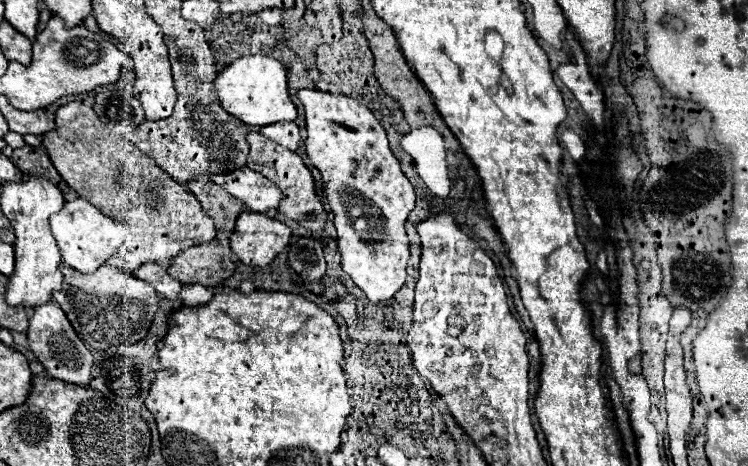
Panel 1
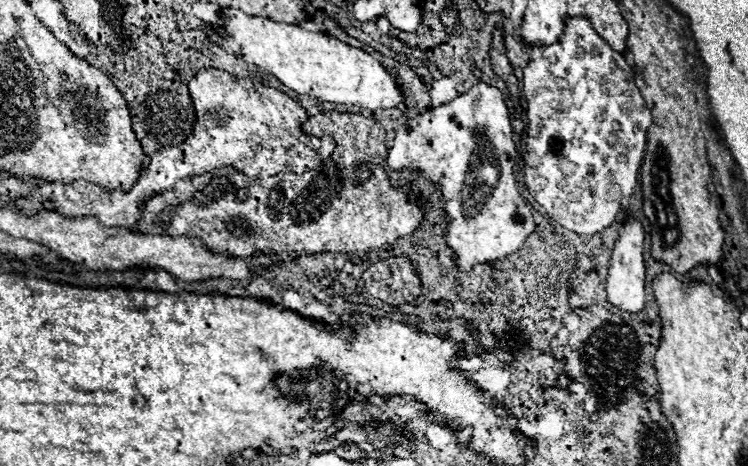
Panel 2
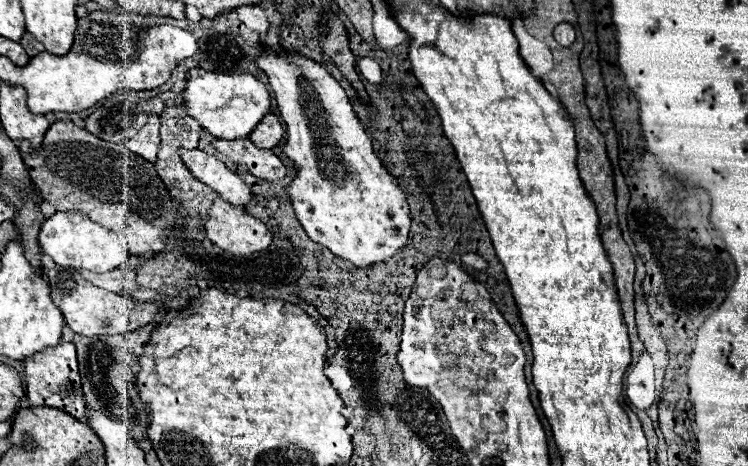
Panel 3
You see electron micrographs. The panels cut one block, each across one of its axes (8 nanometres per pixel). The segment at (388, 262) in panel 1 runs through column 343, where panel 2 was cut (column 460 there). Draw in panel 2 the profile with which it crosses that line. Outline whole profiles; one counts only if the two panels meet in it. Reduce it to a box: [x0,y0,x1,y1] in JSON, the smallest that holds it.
[388,82,534,270]

